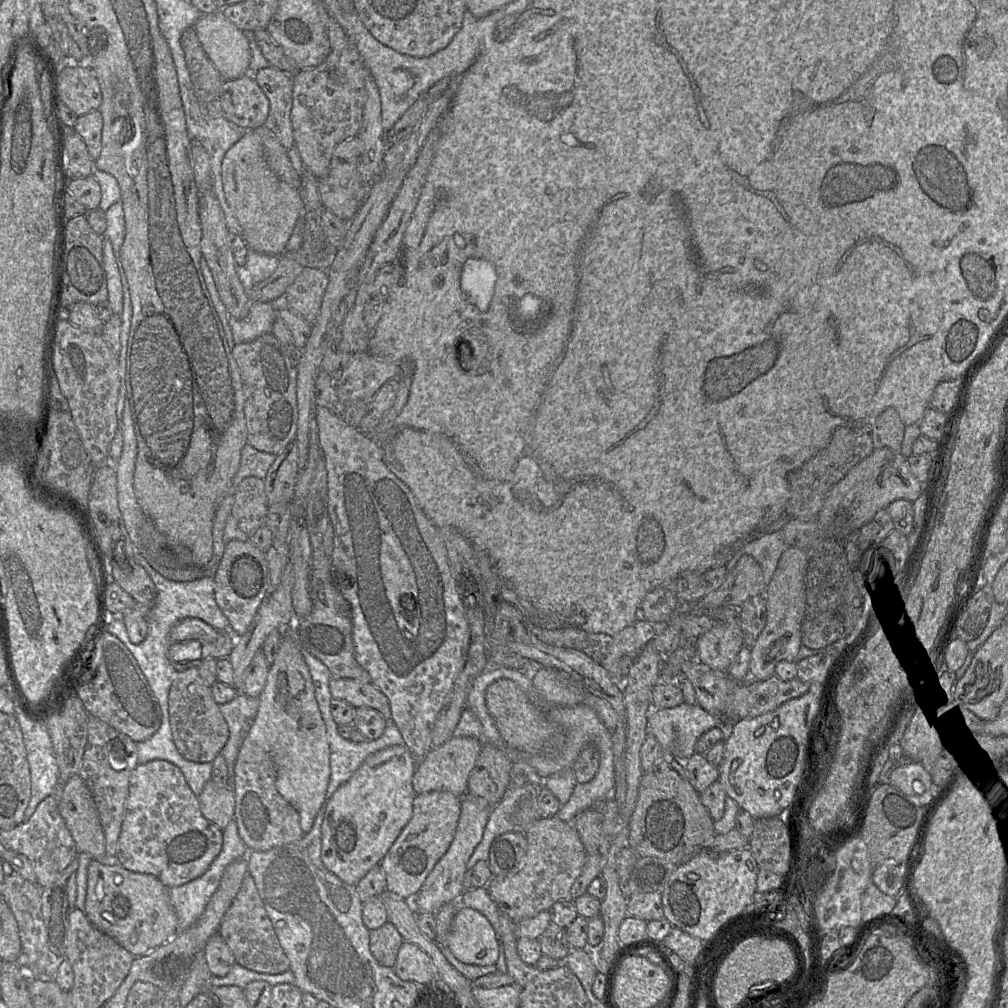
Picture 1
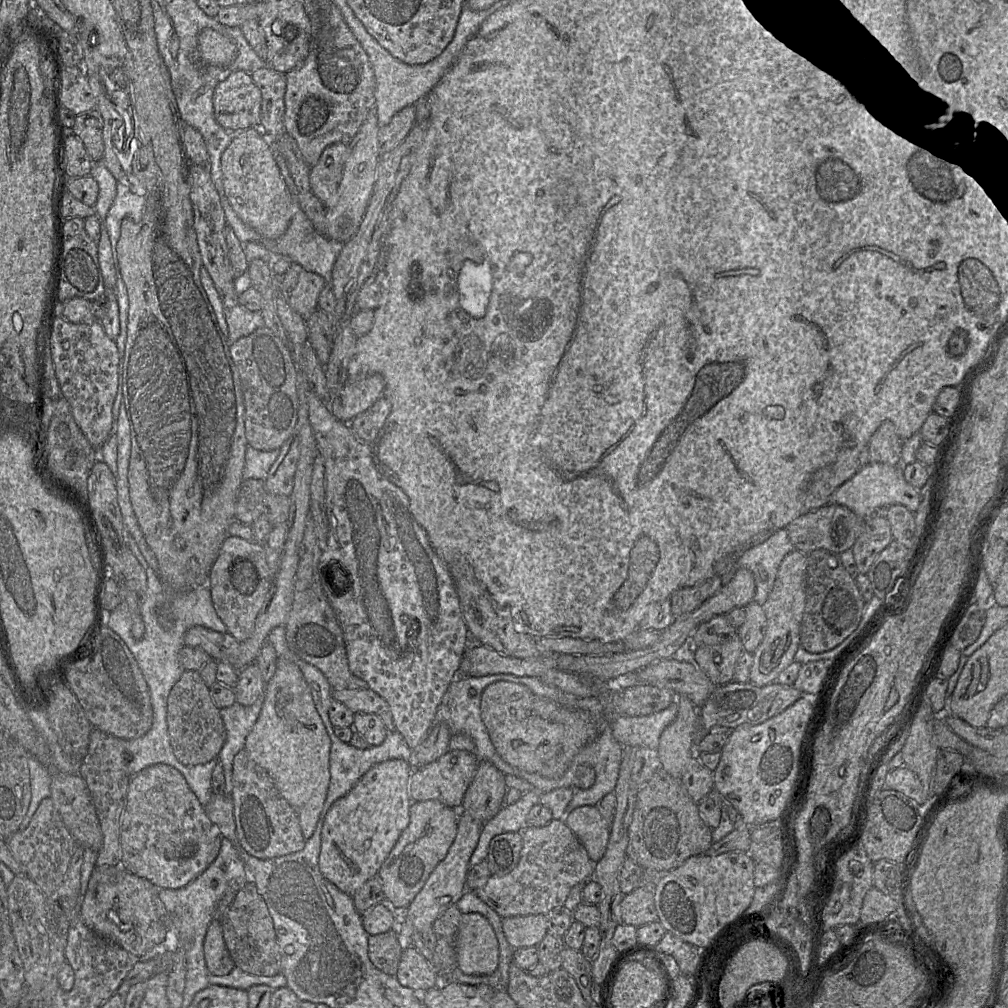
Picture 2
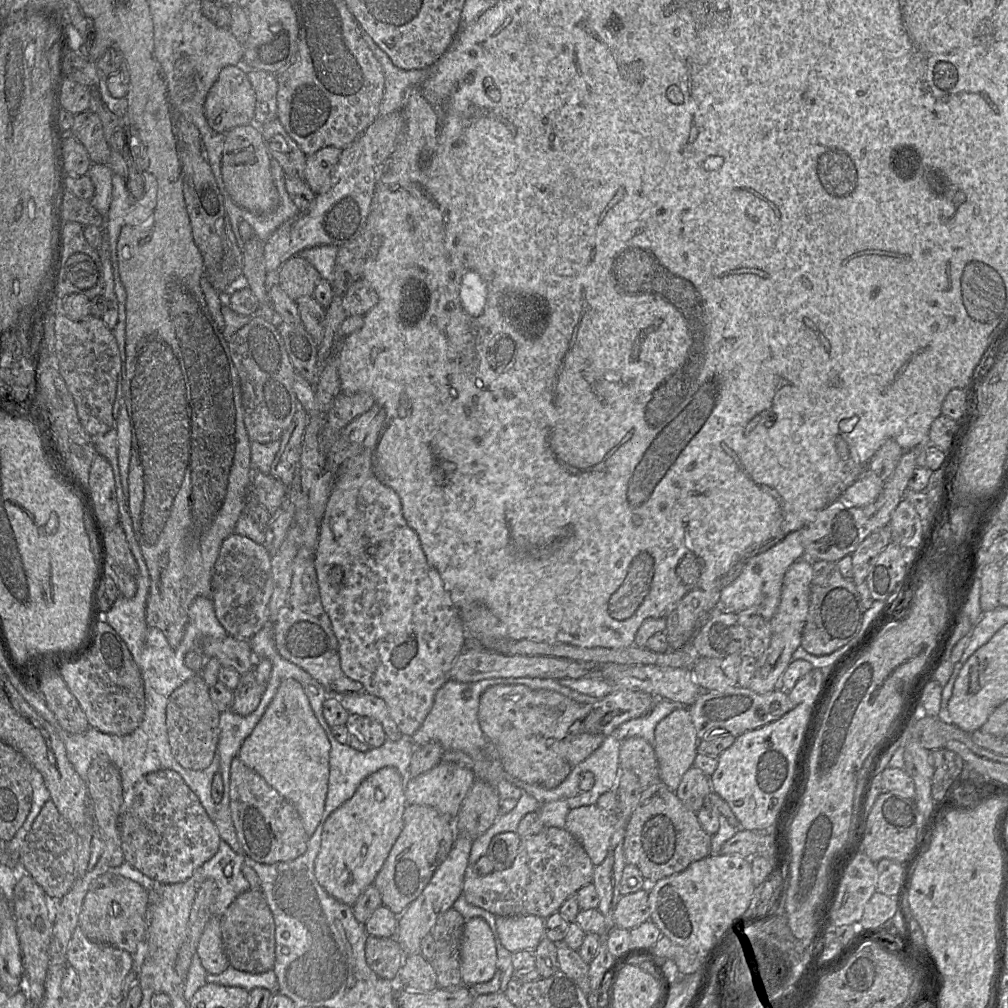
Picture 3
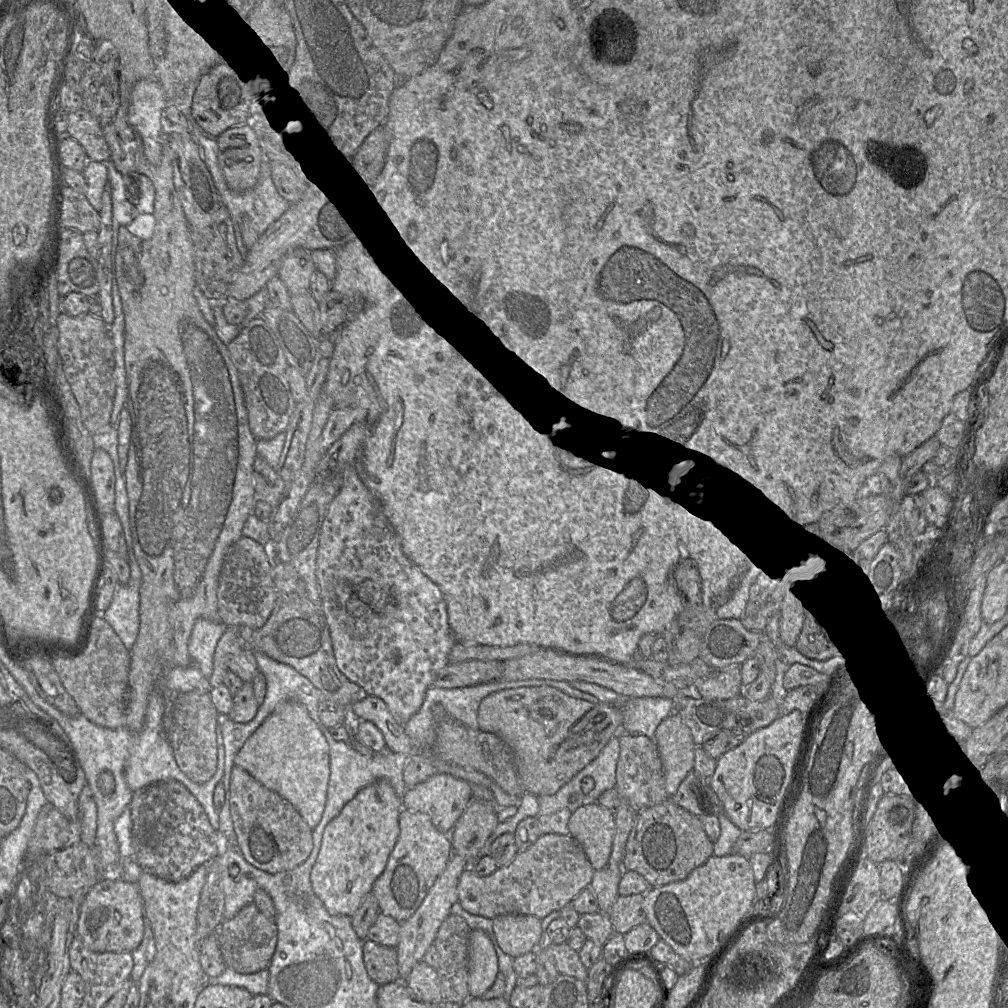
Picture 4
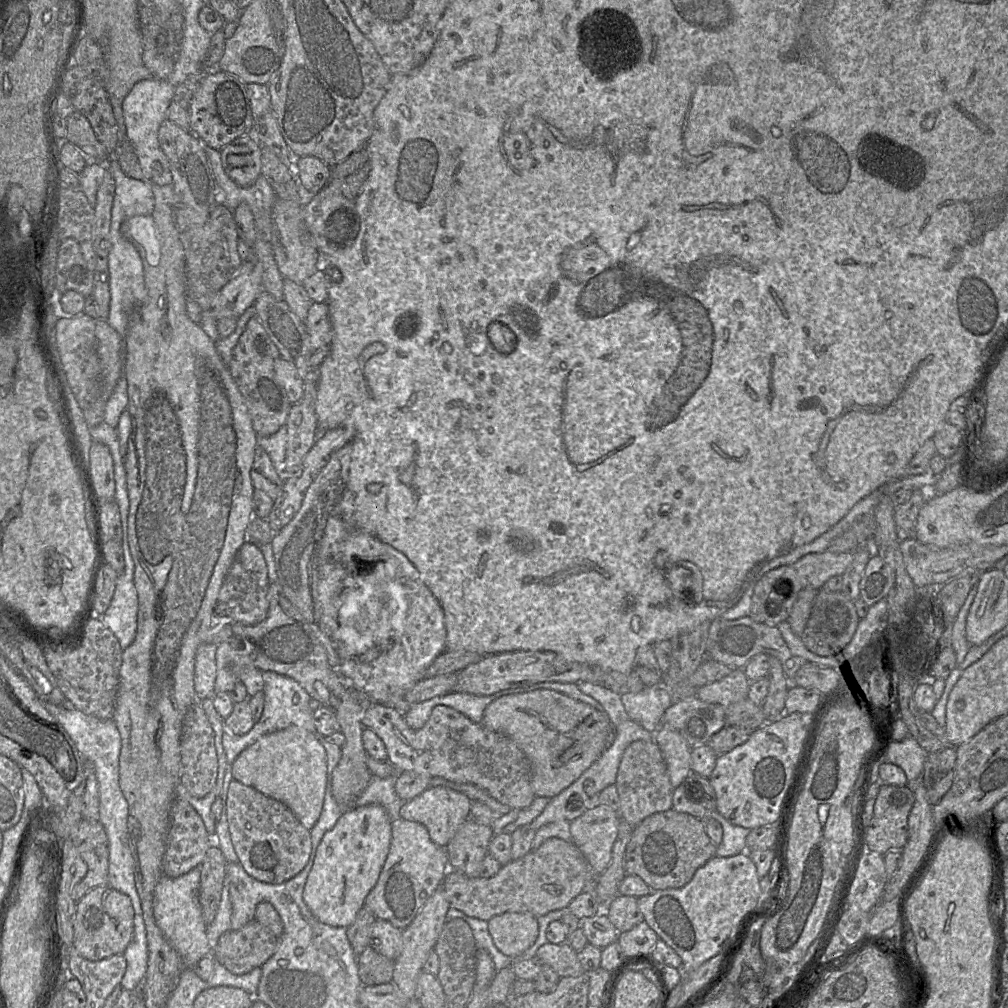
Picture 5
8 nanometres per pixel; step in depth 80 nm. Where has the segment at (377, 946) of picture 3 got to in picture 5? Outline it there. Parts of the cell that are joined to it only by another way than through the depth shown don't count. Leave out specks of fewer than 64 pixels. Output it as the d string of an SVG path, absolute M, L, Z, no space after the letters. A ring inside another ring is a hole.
M367 946L358 956L358 975L363 985L389 983L393 978L395 961Z

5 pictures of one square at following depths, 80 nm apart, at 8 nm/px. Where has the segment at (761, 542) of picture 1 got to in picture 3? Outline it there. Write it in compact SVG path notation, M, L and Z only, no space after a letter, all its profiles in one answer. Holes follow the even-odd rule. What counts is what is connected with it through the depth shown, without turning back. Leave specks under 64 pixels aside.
M790 532L780 542L747 561L738 577L720 591L720 599L713 611L737 614L747 608L757 607L759 615L769 623L780 602L784 575L789 566L803 555L799 532Z

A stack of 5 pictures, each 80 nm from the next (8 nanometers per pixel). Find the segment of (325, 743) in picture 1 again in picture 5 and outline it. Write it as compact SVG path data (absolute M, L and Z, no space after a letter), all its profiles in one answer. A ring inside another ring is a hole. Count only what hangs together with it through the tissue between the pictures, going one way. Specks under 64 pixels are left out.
M290 725L260 737L244 749L232 765L233 779L287 806L311 830L320 817L327 786L324 738L303 727Z

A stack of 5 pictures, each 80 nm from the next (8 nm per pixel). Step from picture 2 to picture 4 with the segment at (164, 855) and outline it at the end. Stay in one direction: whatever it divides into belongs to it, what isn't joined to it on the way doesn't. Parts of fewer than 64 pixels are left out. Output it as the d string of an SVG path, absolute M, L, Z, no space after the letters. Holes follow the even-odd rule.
M177 780L160 781L144 789L144 800L132 822L134 860L143 872L180 882L218 856L218 834L197 799Z

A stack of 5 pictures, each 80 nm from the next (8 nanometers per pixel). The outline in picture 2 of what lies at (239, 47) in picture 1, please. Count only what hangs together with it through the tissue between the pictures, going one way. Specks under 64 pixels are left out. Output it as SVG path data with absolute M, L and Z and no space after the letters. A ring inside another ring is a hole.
M210 28L199 33L198 50L207 64L220 67L229 66L237 56L235 44L228 37Z

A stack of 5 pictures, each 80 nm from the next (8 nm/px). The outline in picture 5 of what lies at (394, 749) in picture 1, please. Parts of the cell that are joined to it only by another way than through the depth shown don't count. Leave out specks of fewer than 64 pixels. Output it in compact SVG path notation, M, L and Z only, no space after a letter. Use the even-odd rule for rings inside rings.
M380 805L353 806L322 837L307 877L303 900L322 923L348 928L375 886L385 864L392 837L392 820Z

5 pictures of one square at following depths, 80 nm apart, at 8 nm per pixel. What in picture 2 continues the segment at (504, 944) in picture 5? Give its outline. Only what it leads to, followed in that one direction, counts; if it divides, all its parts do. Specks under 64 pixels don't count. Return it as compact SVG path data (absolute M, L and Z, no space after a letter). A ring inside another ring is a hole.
M526 915L502 919L502 927L513 949L537 946L548 933L547 915Z

